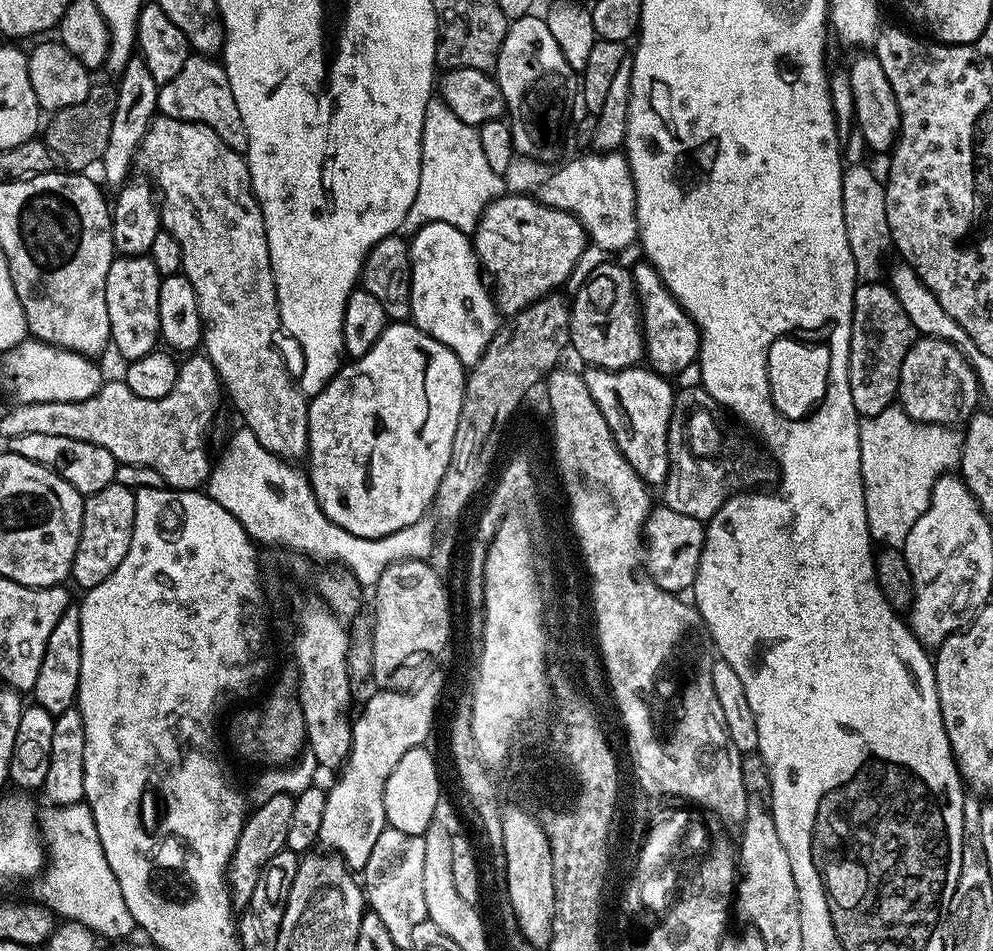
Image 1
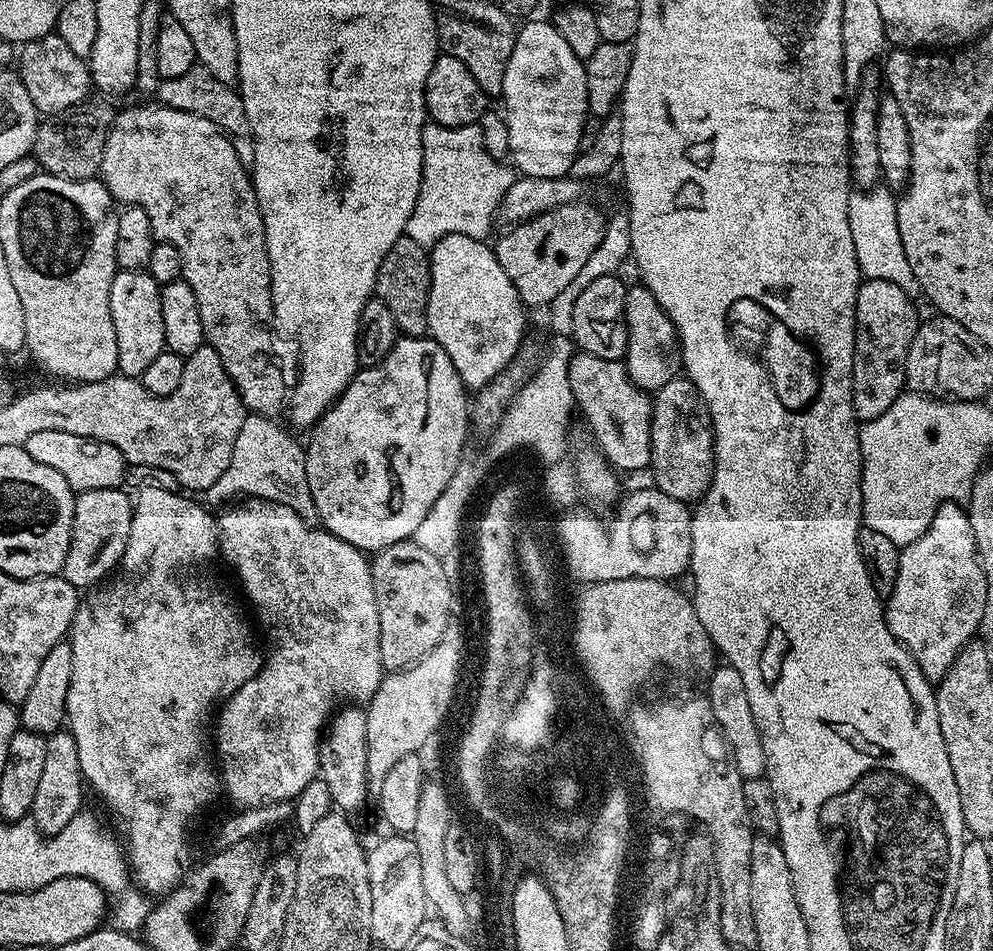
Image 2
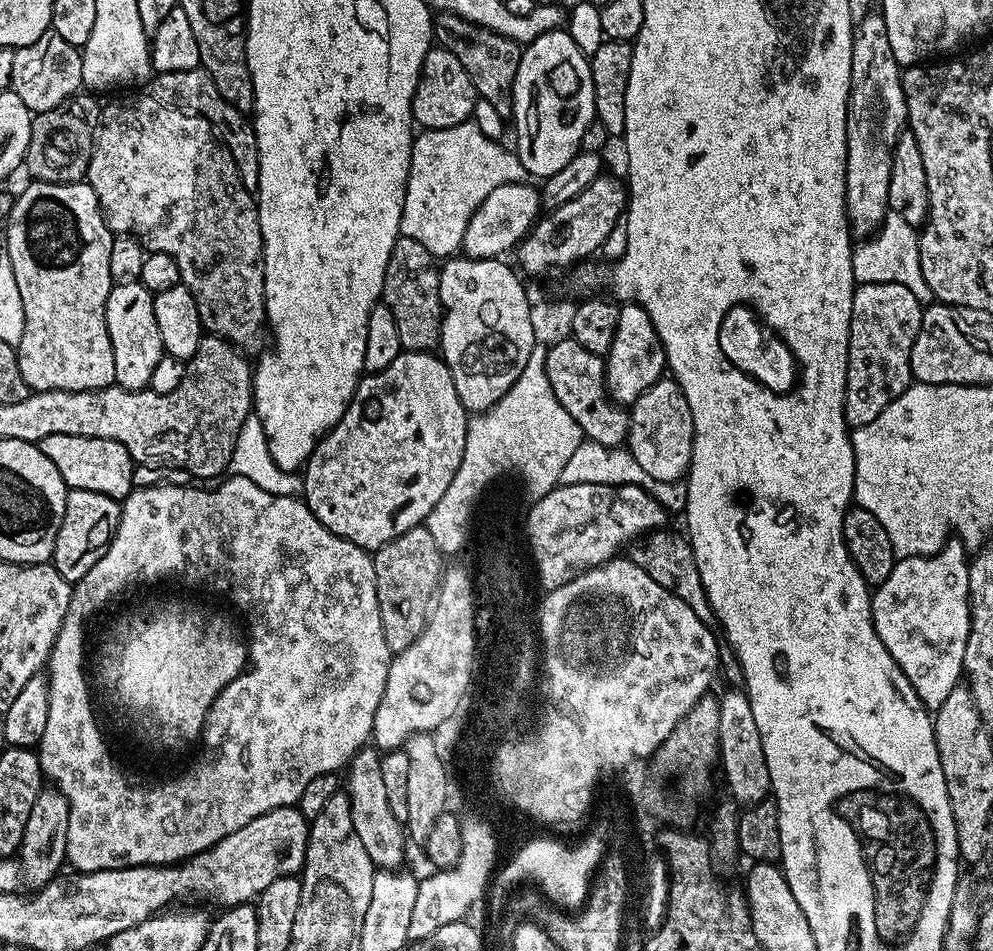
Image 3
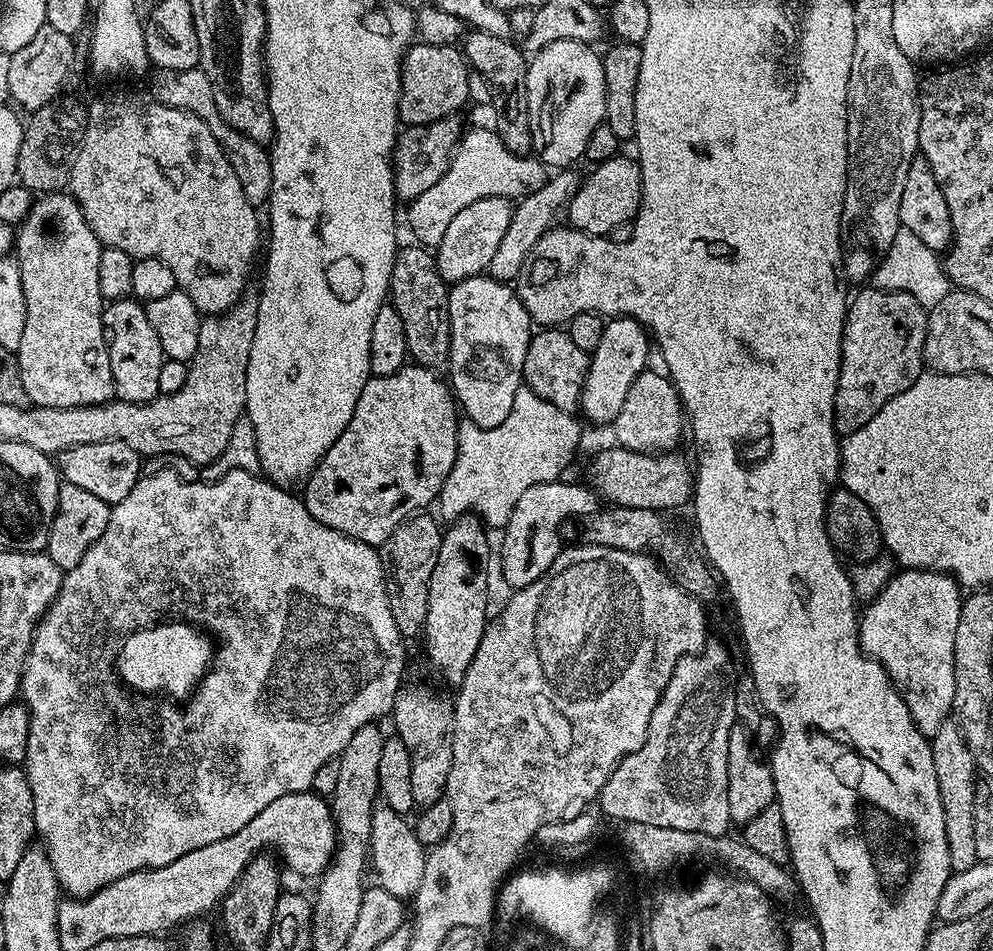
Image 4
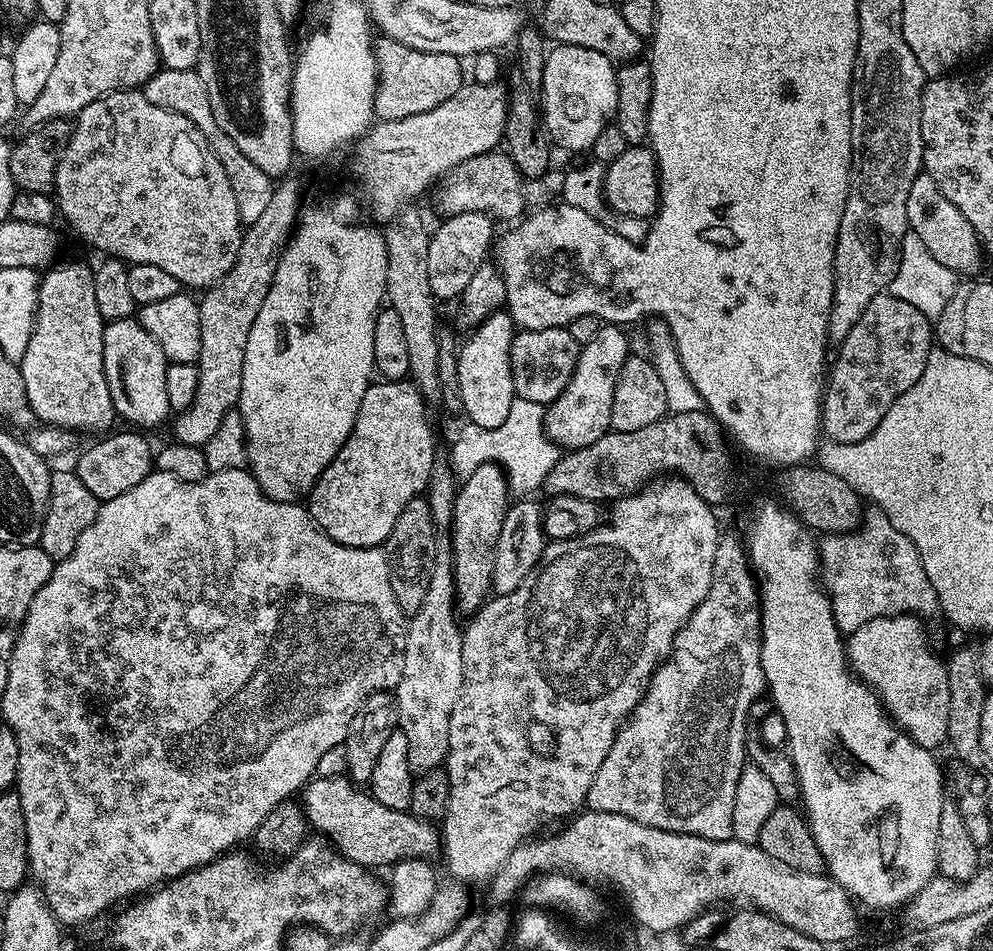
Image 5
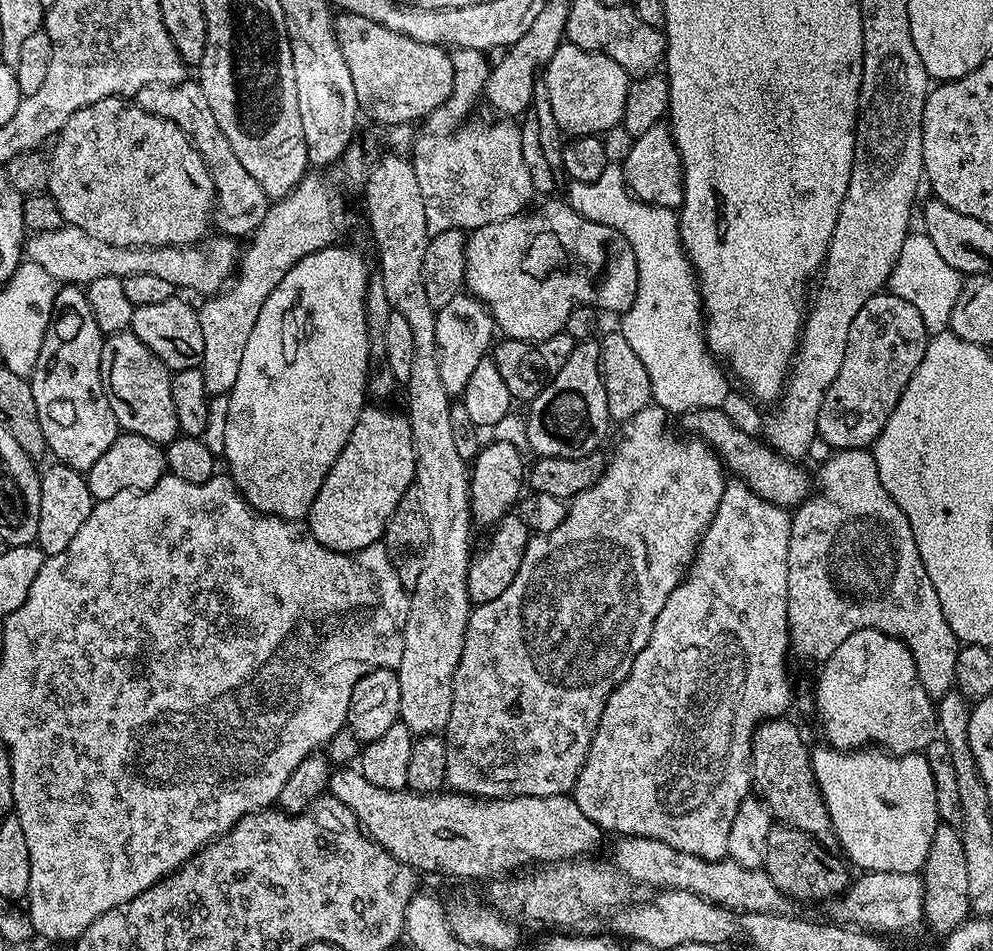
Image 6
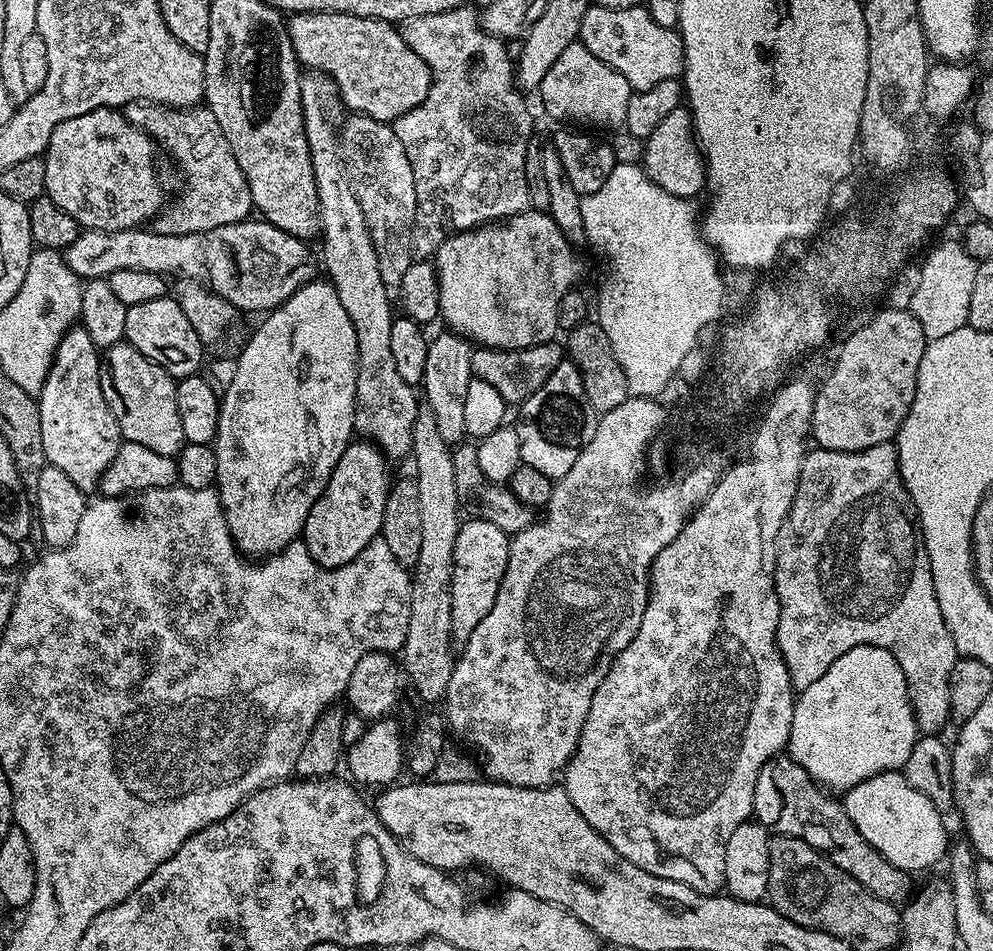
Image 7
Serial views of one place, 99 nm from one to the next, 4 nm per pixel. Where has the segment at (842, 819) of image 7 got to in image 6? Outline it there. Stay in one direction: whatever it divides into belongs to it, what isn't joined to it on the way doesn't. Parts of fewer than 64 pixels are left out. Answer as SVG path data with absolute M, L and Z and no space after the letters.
M777 718L767 721L756 729L752 735L752 783L757 797L763 799L768 805L773 817L781 825L797 828L806 833L810 838L814 838L829 850L837 847L836 832L832 829L832 819L826 810L826 802L822 798L820 788L814 778L812 769L812 754L809 745L804 745L804 736L796 729L796 724L789 718Z

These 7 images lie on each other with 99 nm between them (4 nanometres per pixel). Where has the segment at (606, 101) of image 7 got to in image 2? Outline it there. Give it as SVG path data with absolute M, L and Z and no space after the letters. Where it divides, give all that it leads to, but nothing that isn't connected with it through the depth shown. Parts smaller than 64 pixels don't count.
M529 19L519 25L514 50L506 62L502 112L509 128L508 156L517 173L534 178L558 178L571 173L576 153L580 151L582 126L589 115L586 74L584 60L575 56L569 43L562 38L554 24L547 19L536 19Z

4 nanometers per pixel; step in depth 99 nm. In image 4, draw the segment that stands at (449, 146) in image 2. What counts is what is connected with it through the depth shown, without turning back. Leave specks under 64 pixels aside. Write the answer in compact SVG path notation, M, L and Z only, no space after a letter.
M491 127L472 128L469 132L467 129L461 135L442 178L428 190L422 190L422 194L407 205L408 224L421 245L435 246L442 242L442 234L446 234L450 221L461 210L466 210L470 202L478 202L487 196L506 196L515 202L526 194L542 190L549 175L548 165L535 155L519 156L506 150L502 138Z

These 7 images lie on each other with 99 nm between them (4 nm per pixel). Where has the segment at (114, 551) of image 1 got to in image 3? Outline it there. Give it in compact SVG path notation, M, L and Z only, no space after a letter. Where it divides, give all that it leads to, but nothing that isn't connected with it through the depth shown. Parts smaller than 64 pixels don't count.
M70 488L66 498L66 514L62 514L62 526L58 526L58 542L54 542L51 563L70 585L77 584L106 554L110 542L120 525L121 501L106 494L94 494L94 490Z

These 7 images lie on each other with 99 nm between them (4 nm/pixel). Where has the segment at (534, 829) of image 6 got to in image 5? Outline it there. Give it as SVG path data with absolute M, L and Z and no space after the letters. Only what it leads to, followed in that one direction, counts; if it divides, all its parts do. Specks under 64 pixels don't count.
M347 775L343 776L316 776L308 781L302 789L302 807L304 809L304 819L308 822L313 829L316 828L321 837L327 838L334 845L337 852L340 852L348 860L353 860L355 864L361 864L364 868L369 870L377 870L385 864L391 866L397 860L422 860L425 858L432 858L432 855L439 853L442 848L442 836L438 831L437 825L431 820L423 820L421 816L412 815L411 811L399 812L398 810L390 810L390 806L382 806L382 802L378 802L372 796L371 791L365 790L363 787L357 786Z

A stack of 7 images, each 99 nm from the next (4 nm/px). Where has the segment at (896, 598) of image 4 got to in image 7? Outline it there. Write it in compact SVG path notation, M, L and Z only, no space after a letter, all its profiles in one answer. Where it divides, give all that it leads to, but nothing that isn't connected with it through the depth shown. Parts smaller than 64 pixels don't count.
M867 644L846 650L834 666L818 678L818 682L806 686L795 697L795 702L787 755L798 762L802 770L809 772L817 784L833 793L840 792L836 794L846 794L854 786L883 772L900 772L906 758L910 758L910 750L914 750L914 742L921 735L906 686L906 674L902 674L898 658L882 646Z

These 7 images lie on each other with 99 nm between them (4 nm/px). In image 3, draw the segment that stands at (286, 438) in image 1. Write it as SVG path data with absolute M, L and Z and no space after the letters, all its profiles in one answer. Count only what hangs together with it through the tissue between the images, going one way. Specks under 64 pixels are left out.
M151 94L128 96L125 100L116 100L113 104L106 105L105 108L103 105L98 112L98 127L95 129L92 141L86 183L98 196L100 212L104 215L104 221L113 234L134 236L148 252L165 252L170 254L170 258L174 258L178 262L180 283L188 287L190 294L194 294L194 302L198 306L198 314L205 333L221 336L223 340L228 340L235 348L239 348L245 354L253 354L252 352L260 354L265 351L264 336L266 340L268 315L266 314L266 298L264 297L264 243L262 242L262 226L258 222L256 197L242 182L240 171L231 152L217 136L211 120L203 120L201 116L195 116L193 112L185 112L182 108L166 106L155 100Z

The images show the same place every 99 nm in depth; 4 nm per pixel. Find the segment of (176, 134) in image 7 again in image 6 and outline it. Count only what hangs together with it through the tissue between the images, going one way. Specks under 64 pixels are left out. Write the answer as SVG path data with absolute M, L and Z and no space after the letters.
M185 78L179 84L142 86L142 90L136 92L134 103L150 114L158 114L174 122L202 154L216 187L215 227L220 227L217 229L223 235L233 238L251 237L252 231L262 226L262 218L266 218L270 201L262 186L258 186L258 181L246 171L242 162L238 162L226 134L222 134L222 126L218 126L218 121L214 119L214 110L210 110L210 102L206 102L202 86L191 78Z

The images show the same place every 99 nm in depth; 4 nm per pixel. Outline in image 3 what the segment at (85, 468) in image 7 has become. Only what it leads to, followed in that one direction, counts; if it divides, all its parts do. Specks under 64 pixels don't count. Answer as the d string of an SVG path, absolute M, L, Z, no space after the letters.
M38 180L29 185L13 199L6 221L8 229L3 233L18 294L22 298L22 314L26 314L22 342L15 345L18 370L22 370L22 378L32 392L85 392L111 388L116 384L116 375L114 350L106 330L106 298L110 298L114 283L110 274L110 246L114 234L104 221L98 196L88 183L51 184Z

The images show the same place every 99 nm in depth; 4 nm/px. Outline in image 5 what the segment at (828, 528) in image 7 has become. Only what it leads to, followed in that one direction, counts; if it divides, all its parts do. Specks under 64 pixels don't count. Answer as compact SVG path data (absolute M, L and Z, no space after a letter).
M879 510L865 511L859 528L852 532L829 532L819 541L818 555L820 558L819 579L822 587L832 602L832 617L841 633L850 634L858 630L866 622L879 616L910 615L921 621L929 622L935 616L941 615L938 594L934 586L930 586L930 578L926 578L926 570L922 570L922 558L910 542L906 534L902 534L886 518L886 514Z

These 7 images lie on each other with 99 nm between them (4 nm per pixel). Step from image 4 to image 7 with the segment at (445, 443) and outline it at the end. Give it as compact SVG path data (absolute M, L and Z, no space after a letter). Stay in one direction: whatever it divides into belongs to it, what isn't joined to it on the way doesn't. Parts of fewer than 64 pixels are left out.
M363 438L348 444L342 458L338 458L338 466L334 466L326 490L314 502L302 533L306 550L323 568L337 568L358 558L369 542L379 537L388 489L394 483L393 477L388 477L388 467L388 457Z

